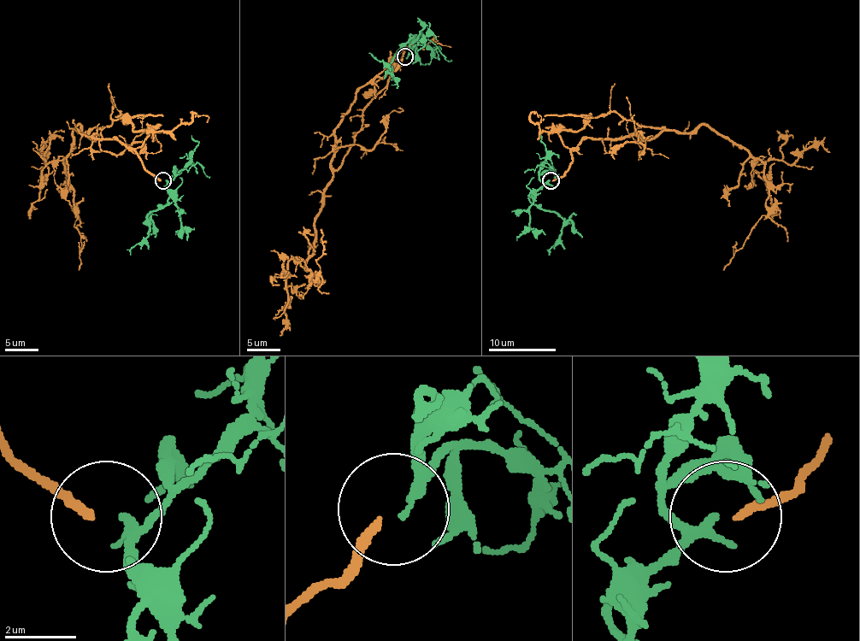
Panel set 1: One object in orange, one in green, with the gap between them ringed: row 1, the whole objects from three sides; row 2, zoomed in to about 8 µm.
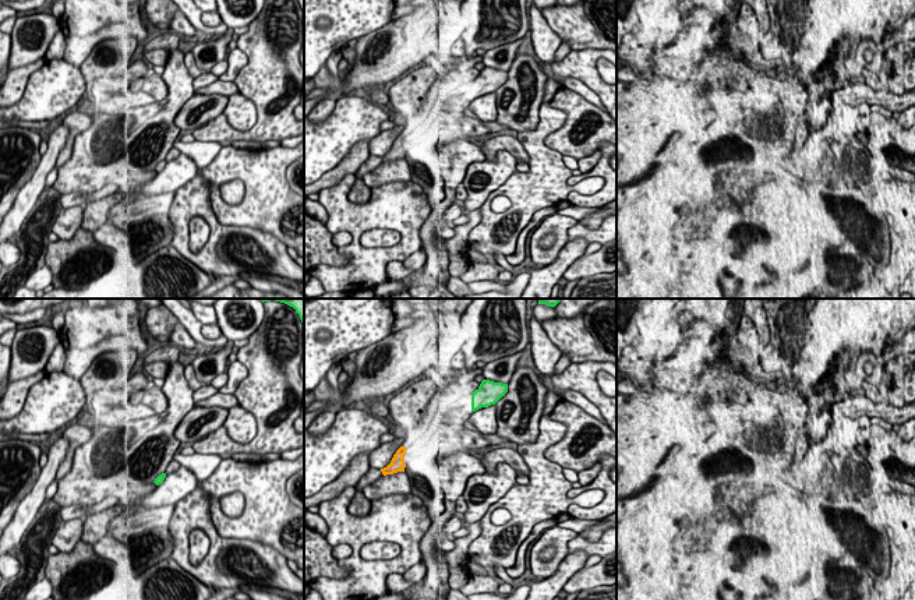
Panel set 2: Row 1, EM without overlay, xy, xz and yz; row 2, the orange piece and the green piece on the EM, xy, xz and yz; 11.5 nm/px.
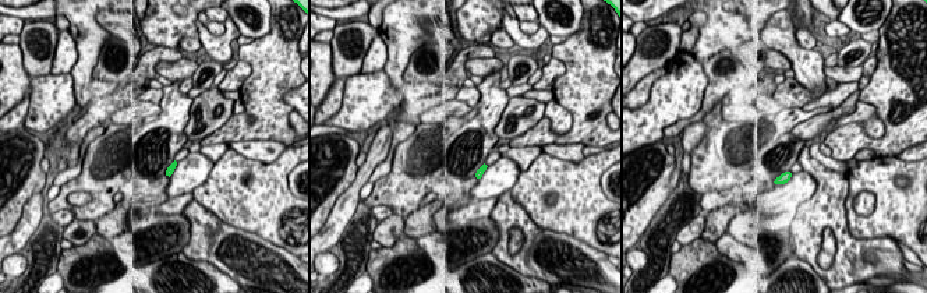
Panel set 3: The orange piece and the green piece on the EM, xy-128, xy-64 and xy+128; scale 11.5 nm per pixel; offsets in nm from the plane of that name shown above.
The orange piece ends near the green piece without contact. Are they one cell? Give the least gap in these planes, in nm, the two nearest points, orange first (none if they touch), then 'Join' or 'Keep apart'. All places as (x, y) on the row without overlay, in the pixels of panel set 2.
Distance 900 nm. Across: xz (405, 136), (472, 98). Join

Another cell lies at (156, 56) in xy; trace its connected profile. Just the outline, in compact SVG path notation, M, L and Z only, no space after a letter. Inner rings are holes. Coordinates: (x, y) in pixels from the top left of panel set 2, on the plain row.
M152 49L144 52L144 57L146 59L148 63L152 66L163 66L167 63L169 59L169 49Z

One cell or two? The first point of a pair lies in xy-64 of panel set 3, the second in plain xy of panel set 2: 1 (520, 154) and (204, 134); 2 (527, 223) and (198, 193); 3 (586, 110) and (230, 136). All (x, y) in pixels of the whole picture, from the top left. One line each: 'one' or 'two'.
1: two
2: one
3: one

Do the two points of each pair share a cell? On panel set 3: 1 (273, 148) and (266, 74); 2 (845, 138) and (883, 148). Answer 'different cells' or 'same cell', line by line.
1: different cells
2: same cell

